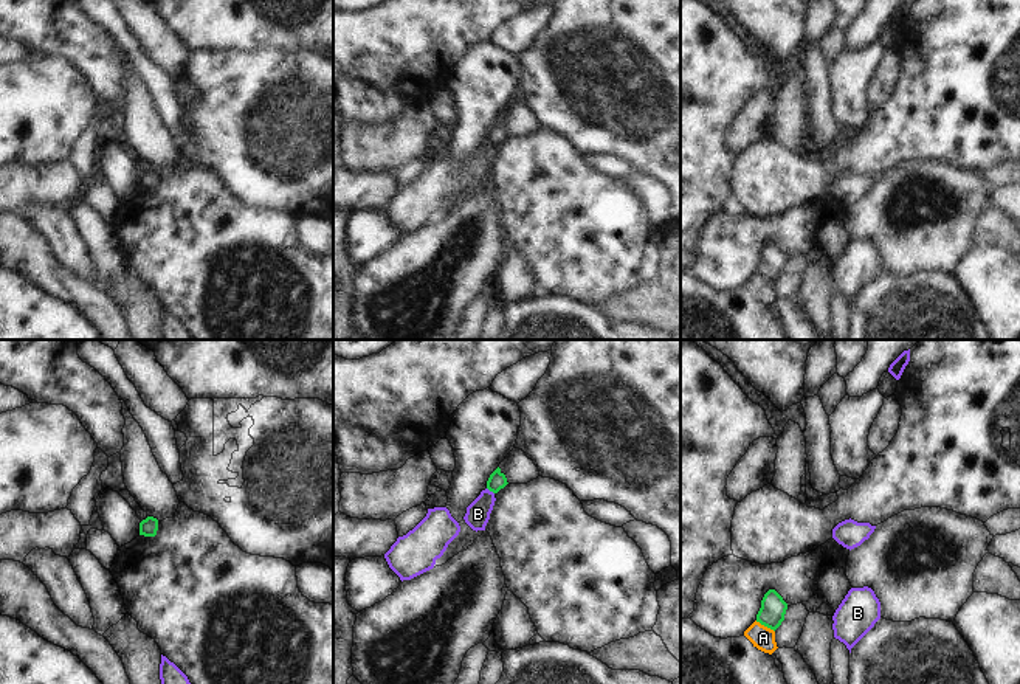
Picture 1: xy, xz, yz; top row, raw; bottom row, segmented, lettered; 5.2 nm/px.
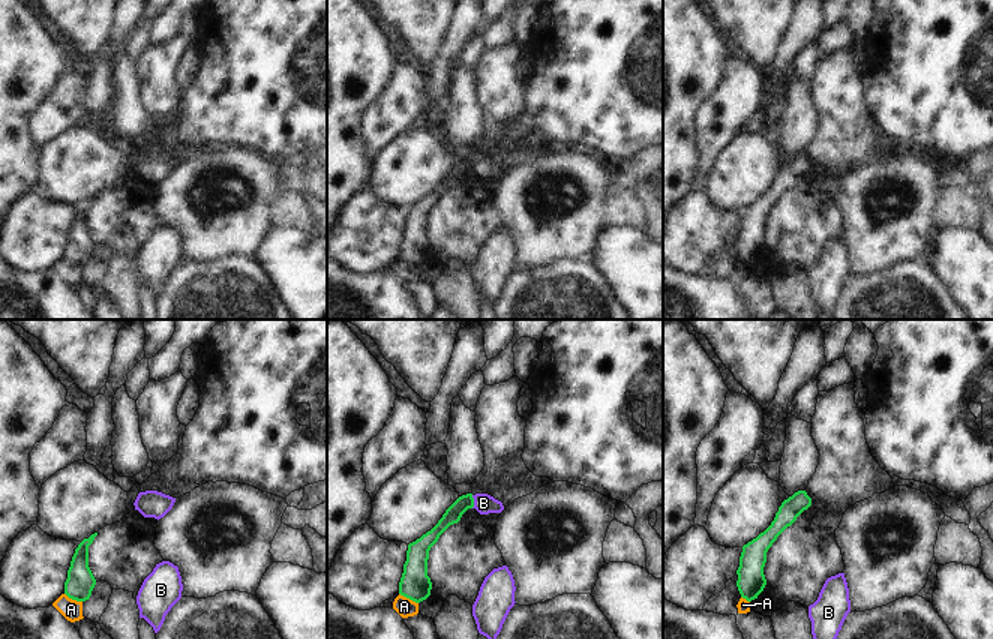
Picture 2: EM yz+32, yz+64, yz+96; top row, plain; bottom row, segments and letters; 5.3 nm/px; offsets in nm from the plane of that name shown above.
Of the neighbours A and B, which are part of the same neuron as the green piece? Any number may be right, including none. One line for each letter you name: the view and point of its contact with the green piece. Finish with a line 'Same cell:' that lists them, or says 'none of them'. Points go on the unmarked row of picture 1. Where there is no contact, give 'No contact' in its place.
Same cell: none of them.

